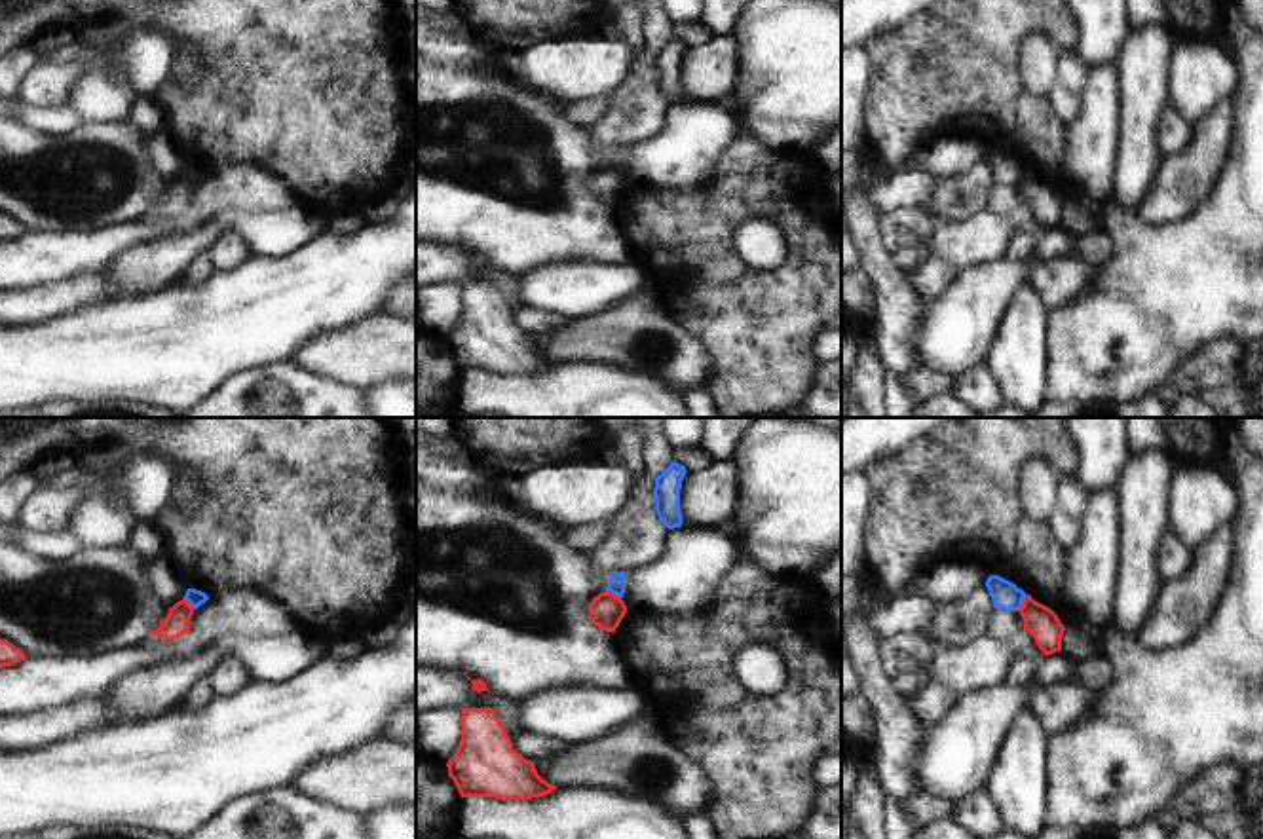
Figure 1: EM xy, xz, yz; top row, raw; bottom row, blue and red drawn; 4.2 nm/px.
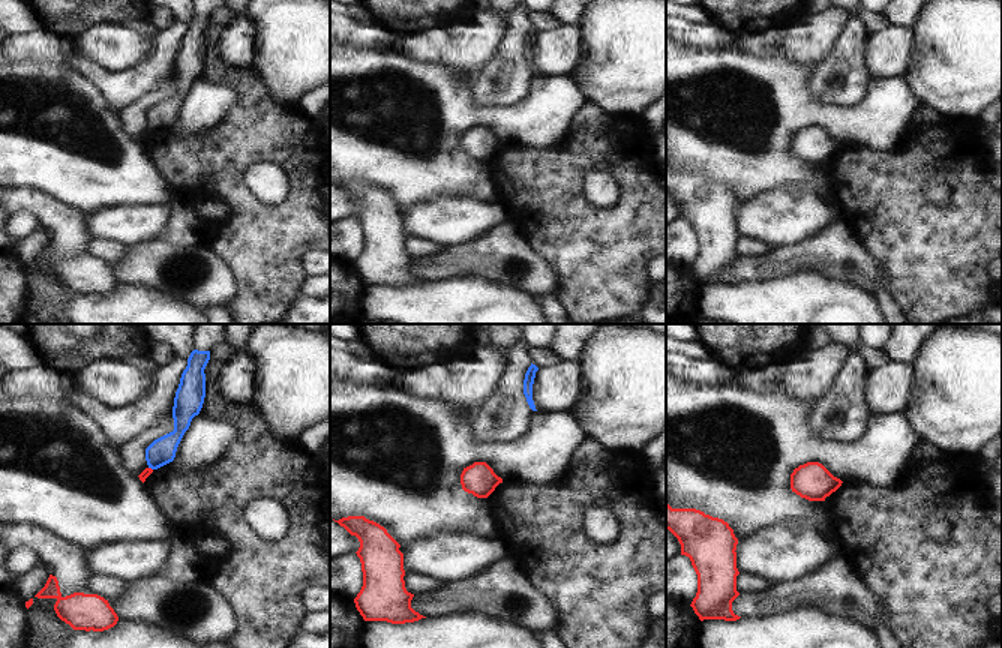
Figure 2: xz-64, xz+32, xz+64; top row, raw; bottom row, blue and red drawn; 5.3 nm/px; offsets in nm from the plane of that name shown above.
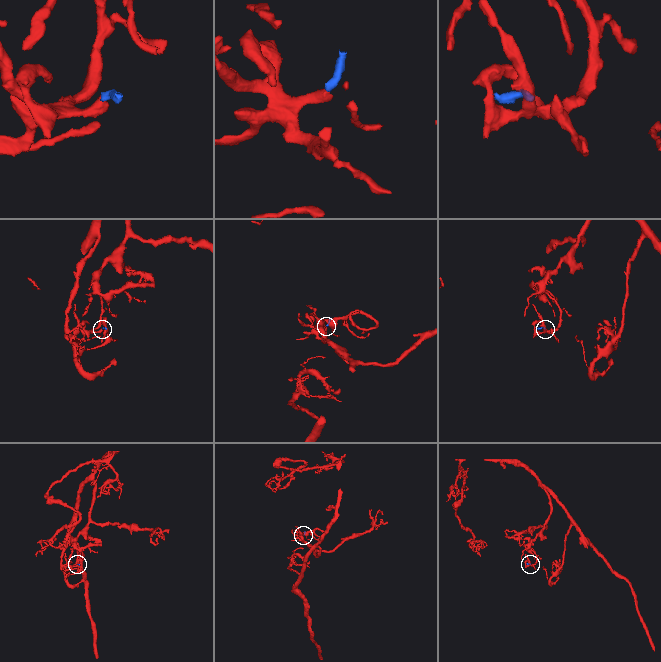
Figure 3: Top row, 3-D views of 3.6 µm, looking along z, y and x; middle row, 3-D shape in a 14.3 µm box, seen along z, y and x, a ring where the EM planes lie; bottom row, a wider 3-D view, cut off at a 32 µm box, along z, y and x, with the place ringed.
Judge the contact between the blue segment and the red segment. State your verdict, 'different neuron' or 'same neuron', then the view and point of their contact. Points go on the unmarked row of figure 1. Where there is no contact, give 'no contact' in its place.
different neuron; meets blue in yz at (1022, 177)

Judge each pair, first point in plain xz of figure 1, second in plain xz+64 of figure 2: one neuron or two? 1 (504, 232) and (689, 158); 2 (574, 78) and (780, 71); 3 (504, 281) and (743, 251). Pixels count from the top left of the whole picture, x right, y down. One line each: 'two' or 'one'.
1: one
2: two
3: one

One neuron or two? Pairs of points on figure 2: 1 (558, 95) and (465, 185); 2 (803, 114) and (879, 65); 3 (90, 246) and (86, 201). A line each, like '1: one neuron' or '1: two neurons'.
1: one neuron
2: two neurons
3: two neurons

